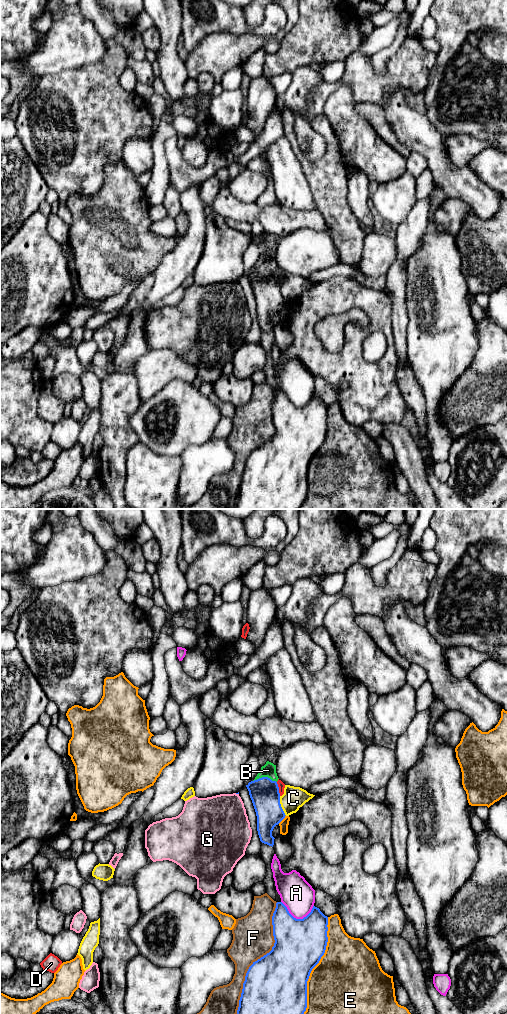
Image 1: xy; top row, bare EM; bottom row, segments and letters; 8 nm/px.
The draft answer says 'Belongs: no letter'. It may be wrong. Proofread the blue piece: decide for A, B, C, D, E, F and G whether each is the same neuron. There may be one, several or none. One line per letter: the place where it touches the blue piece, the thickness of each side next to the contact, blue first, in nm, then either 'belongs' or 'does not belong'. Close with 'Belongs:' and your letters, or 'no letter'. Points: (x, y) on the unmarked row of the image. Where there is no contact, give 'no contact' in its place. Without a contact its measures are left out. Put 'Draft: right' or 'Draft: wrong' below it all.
A: meets blue in xy at (295, 406); 400 nm thick on the blue side, 260 nm on the other; does not belong
B: meets blue in xy at (265, 265); 240 nm thick on the blue side, 110 nm on the other; belongs
C: meets blue in xy at (280, 294); 240 nm thick on the blue side, 180 nm on the other; does not belong
D: meets blue in xy at (278, 277); 240 nm thick on the blue side, 60 nm on the other; does not belong
E: meets blue in xy at (312, 456); 420 nm thick on the blue side, 480 nm on the other; does not belong
F: meets blue in xy at (258, 447); 500 nm thick on the blue side, 320 nm on the other; does not belong
G: meets blue in xy at (237, 281); 20 nm thick on the blue side, 400 nm on the other; does not belong
Belongs: B
Draft: wrong

